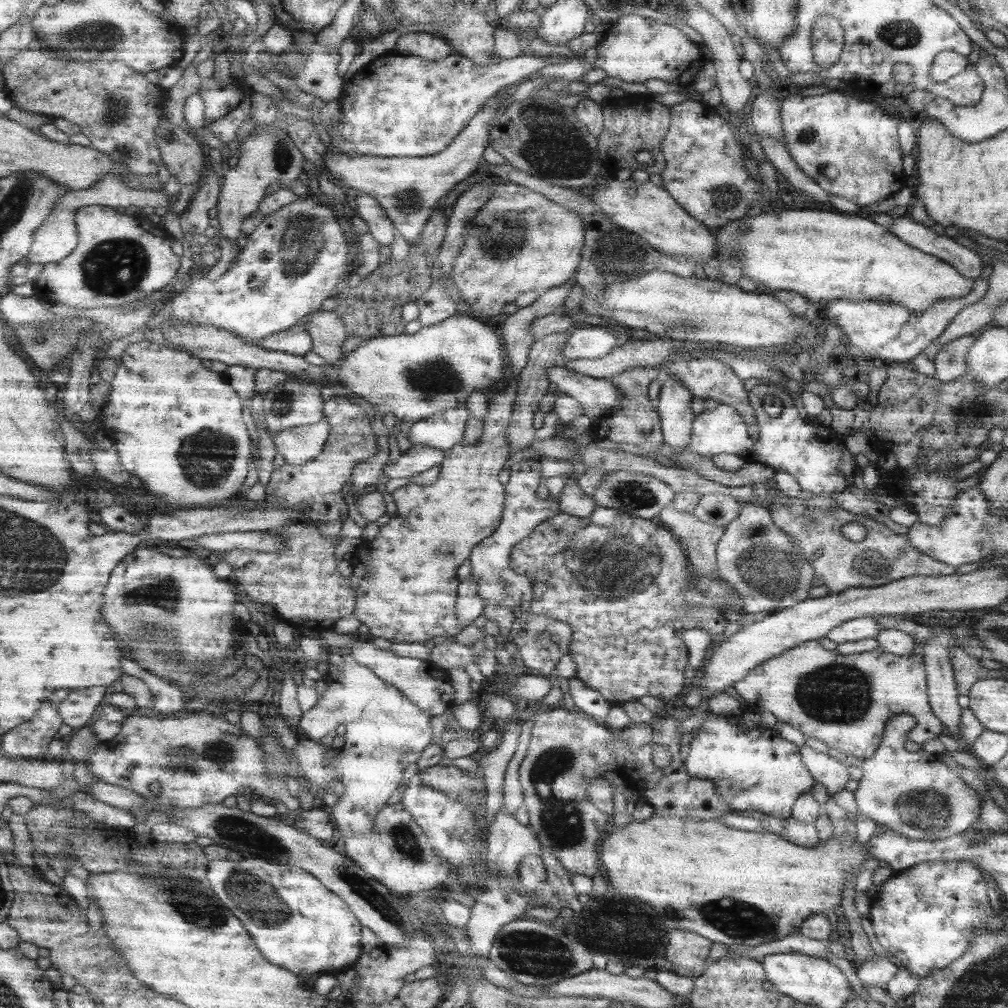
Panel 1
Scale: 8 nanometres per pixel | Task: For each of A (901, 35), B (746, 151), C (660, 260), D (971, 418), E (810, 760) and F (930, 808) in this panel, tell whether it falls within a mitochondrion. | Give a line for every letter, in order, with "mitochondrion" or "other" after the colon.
A: mitochondrion
B: other
C: other
D: mitochondrion
E: other
F: mitochondrion

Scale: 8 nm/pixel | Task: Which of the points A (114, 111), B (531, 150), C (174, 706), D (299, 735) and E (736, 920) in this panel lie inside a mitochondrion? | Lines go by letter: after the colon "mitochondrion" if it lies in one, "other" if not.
A: mitochondrion
B: mitochondrion
C: other
D: other
E: mitochondrion

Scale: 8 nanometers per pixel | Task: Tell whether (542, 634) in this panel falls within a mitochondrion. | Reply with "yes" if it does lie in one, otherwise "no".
no

